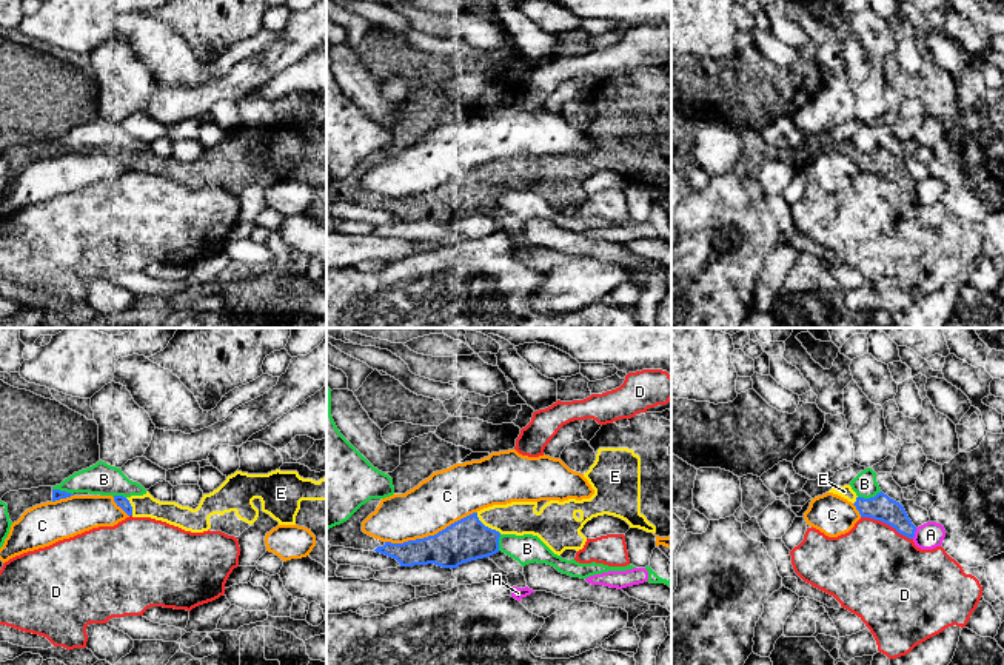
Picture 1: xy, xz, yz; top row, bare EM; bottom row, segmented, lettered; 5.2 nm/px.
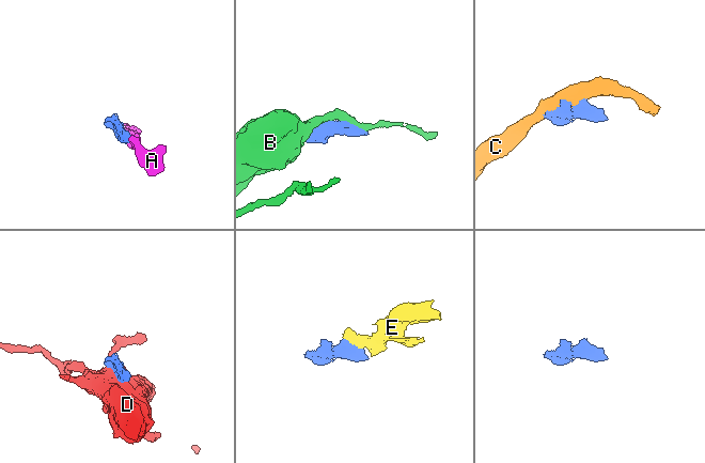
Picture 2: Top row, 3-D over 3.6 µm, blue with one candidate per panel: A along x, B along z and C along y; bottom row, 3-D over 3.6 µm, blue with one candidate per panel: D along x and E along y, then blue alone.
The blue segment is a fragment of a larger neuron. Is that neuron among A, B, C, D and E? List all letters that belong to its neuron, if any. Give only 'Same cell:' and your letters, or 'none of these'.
Same cell: E

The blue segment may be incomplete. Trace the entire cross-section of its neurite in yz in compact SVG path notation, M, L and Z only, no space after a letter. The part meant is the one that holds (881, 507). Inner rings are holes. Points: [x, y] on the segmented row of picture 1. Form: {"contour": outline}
{"contour": "M850 485L832 488L828 493L838 494L852 502L859 511L861 517L881 520L895 528L899 534L909 539L915 537L916 526L909 519L904 506L882 491L870 499L858 497Z"}

